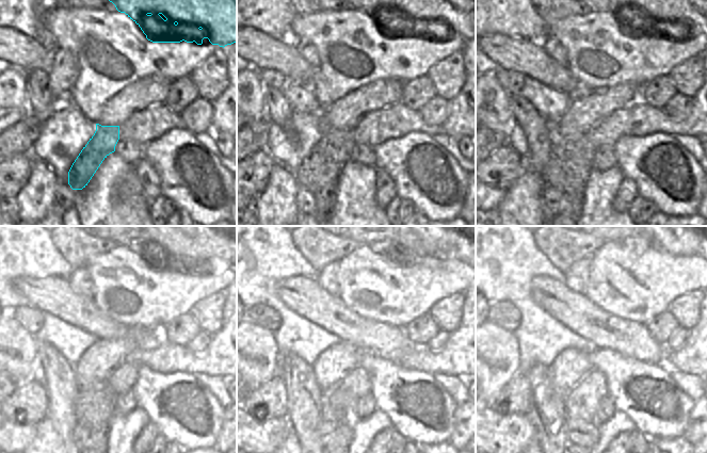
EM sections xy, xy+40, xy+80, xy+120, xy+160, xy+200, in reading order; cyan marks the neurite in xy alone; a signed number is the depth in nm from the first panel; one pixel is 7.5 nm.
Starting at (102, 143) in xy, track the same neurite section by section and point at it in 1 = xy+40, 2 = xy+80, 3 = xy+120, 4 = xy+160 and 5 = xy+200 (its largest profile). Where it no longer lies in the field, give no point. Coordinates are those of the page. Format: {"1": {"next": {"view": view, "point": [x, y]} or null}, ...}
{"1": {"next": {"view": "xy+40", "point": [319, 172]}}, "2": {"next": {"view": "xy+80", "point": [569, 163]}}, "3": {"next": {"view": "xy+120", "point": [95, 406]}}, "4": {"next": {"view": "xy+160", "point": [325, 442]}}, "5": {"next": {"view": "xy+200", "point": [568, 442]}}}

